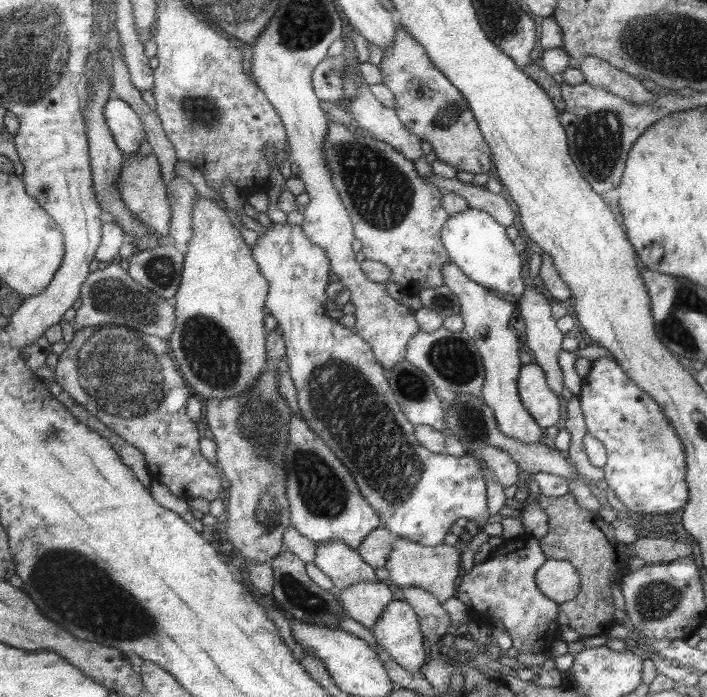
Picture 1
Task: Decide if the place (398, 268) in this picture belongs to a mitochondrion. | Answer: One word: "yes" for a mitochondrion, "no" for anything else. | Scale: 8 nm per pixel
no

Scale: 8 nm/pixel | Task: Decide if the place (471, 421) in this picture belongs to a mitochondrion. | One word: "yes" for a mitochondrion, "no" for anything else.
yes

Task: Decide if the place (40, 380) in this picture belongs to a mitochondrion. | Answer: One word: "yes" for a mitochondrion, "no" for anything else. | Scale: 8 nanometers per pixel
no

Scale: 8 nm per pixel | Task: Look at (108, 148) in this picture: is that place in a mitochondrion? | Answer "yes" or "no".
no

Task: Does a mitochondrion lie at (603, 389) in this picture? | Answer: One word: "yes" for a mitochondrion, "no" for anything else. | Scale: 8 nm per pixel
no

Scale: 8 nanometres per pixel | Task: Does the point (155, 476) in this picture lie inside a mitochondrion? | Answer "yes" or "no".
no

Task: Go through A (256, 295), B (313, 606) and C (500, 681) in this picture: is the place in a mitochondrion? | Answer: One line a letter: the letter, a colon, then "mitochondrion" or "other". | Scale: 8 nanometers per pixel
A: other
B: mitochondrion
C: other

